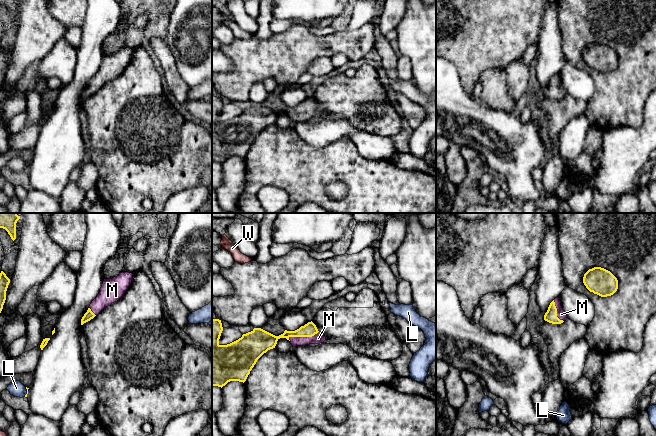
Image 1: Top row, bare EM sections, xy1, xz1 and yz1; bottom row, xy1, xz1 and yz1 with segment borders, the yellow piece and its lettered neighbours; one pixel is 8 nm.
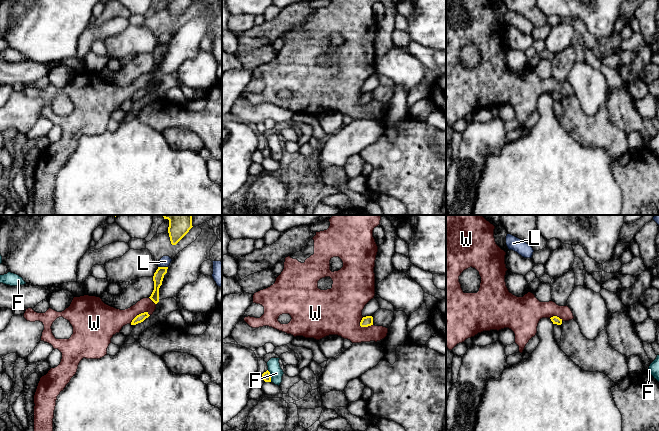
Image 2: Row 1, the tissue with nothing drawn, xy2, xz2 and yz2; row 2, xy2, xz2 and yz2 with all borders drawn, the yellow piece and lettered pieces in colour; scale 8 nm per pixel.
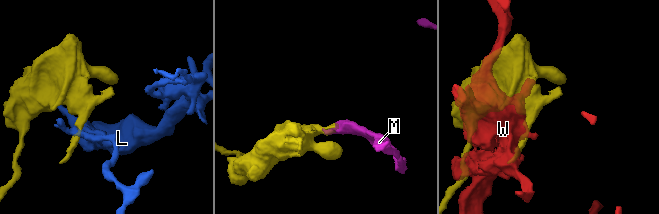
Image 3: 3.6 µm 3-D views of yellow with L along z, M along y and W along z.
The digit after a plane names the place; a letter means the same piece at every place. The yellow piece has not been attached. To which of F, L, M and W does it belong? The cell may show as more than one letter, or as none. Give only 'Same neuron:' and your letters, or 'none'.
Same neuron: M

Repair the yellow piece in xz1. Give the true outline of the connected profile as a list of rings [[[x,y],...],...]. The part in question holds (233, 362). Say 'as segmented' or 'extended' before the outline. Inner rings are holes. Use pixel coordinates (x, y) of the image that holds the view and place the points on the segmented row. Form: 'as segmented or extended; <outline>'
extended; [[[212,319],[212,386],[221,388],[230,381],[244,383],[257,360],[275,348],[280,338],[289,340],[293,347],[320,344],[326,340],[312,321],[295,331],[285,330],[279,336],[254,328],[227,345],[219,344],[222,331],[221,320]]]

